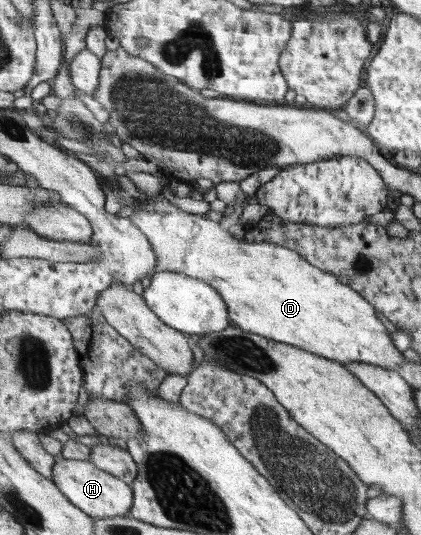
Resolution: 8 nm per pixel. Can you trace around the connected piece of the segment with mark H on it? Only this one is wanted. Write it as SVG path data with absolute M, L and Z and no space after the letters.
M57 457L54 467L54 479L59 489L85 513L92 518L119 517L132 511L134 491L132 484L115 477L112 473L97 467L90 460L69 460Z

